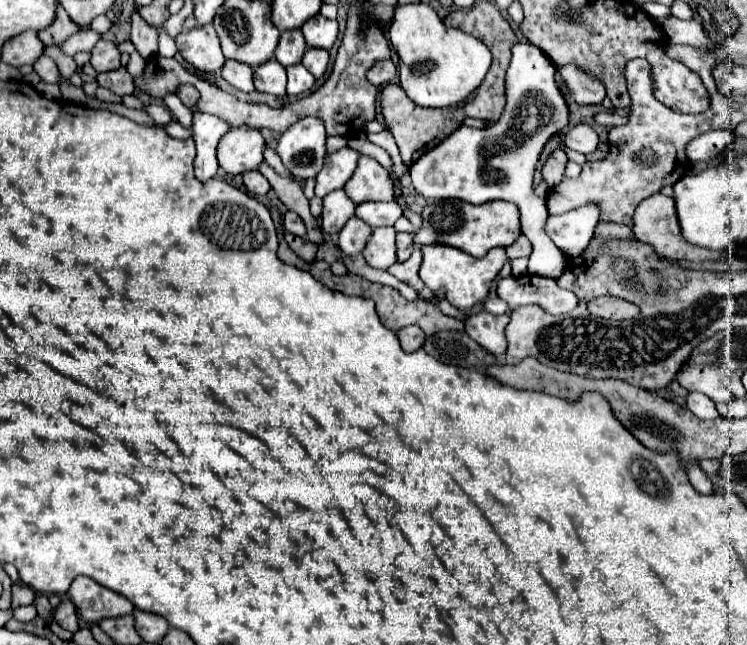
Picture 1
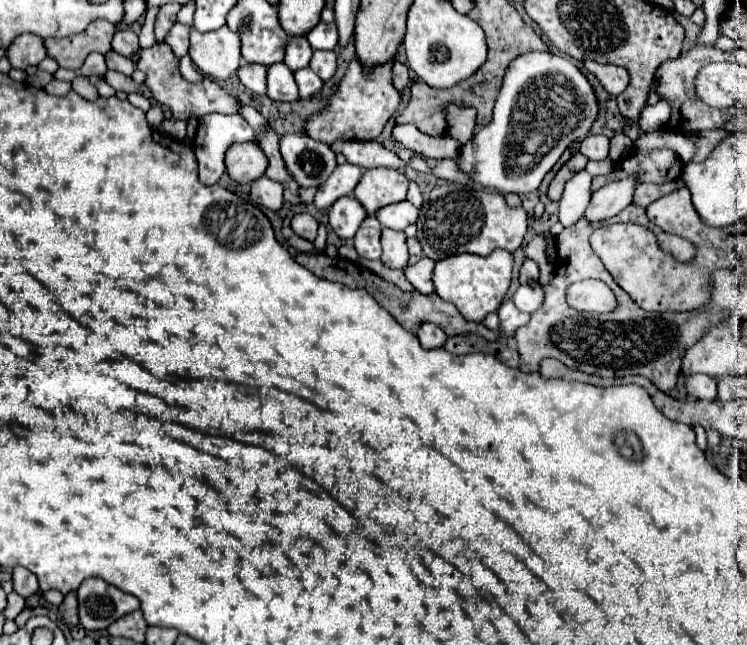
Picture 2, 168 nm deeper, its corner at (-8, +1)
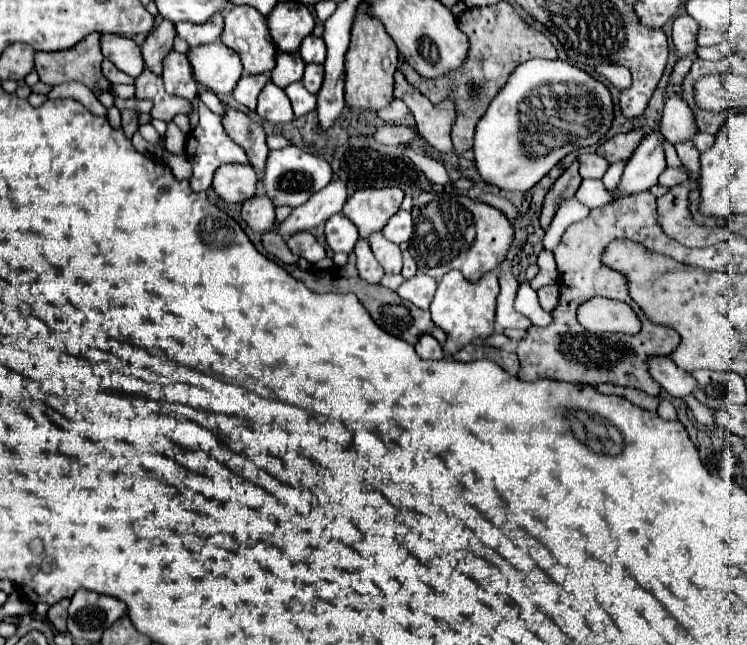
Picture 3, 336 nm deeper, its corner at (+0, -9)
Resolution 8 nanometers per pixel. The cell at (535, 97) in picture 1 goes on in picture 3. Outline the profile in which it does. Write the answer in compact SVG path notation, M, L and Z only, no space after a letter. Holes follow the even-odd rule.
M559 59L521 63L477 123L473 157L479 177L499 189L529 191L567 153L597 145L613 121L609 89Z

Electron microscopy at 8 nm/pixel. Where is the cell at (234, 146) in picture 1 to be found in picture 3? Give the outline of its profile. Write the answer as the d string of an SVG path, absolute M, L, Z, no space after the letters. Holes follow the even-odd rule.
M231 163L227 167L219 167L213 179L215 193L227 203L243 203L253 197L257 191L257 175L251 165L243 167L243 163Z

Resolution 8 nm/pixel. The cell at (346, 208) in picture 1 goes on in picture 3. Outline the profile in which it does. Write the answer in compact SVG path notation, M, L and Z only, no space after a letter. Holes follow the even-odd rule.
M337 213L333 215L331 219L327 219L325 223L325 237L327 237L327 245L337 253L337 251L343 251L343 253L351 253L359 235L355 231L355 225L343 215L343 213Z

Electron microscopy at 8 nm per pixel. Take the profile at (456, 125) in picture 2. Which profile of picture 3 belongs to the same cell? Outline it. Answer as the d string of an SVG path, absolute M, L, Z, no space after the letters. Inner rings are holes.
M395 73L395 97L399 97L413 113L415 123L423 139L443 153L453 153L451 143L451 127L455 123L455 105L451 101L443 101L439 105L433 105L427 101L415 87L411 87L403 73Z

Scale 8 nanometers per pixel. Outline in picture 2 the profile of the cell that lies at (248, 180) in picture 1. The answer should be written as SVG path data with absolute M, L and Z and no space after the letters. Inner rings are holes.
M261 177L251 183L251 201L277 211L283 205L283 187L277 181L267 181L267 177Z

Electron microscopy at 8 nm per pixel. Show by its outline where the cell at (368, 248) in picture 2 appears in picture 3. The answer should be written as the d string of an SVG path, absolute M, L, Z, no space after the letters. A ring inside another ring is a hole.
M359 239L357 241L355 255L357 255L357 271L359 271L361 279L365 279L367 283L379 283L379 279L383 277L385 271L377 263L377 259L373 257L373 251L371 251L367 239Z

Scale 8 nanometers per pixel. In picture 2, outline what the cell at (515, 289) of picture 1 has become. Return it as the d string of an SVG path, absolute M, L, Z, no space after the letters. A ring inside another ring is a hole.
M587 279L567 289L567 303L579 311L611 313L617 309L615 293L599 279Z

